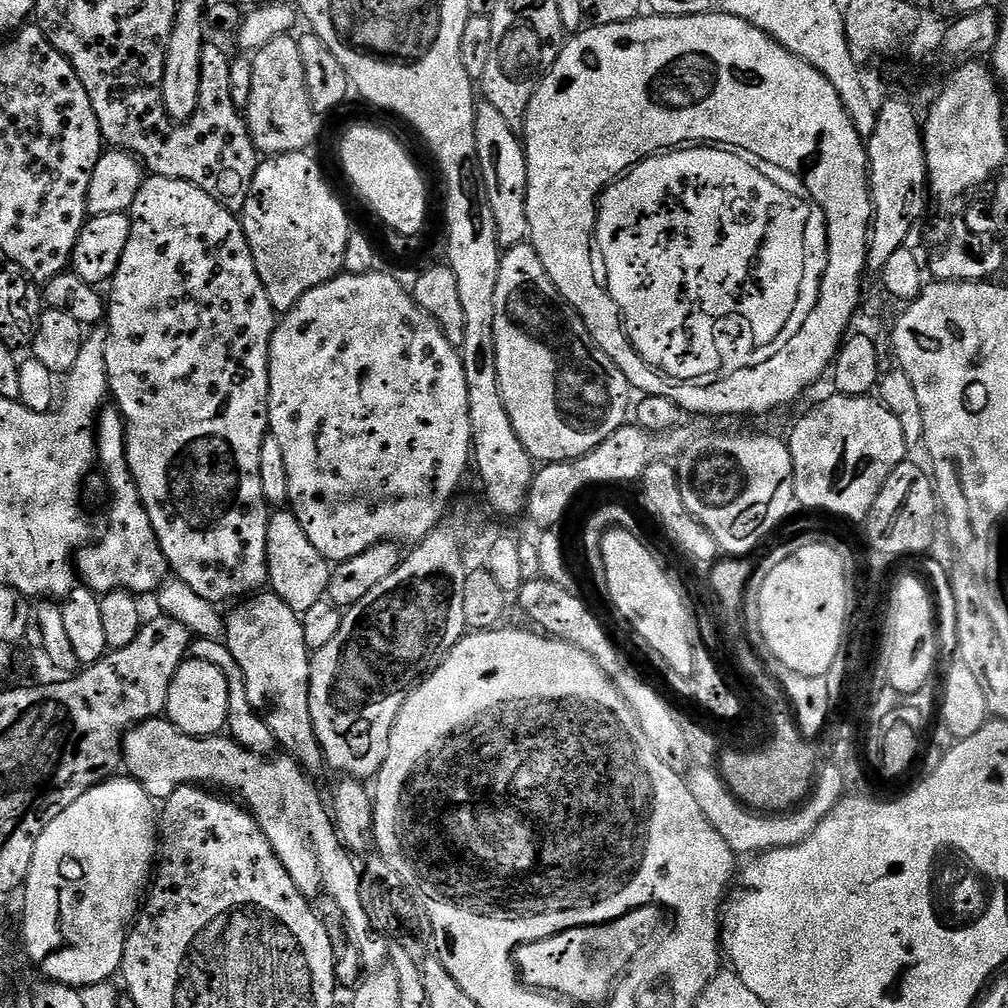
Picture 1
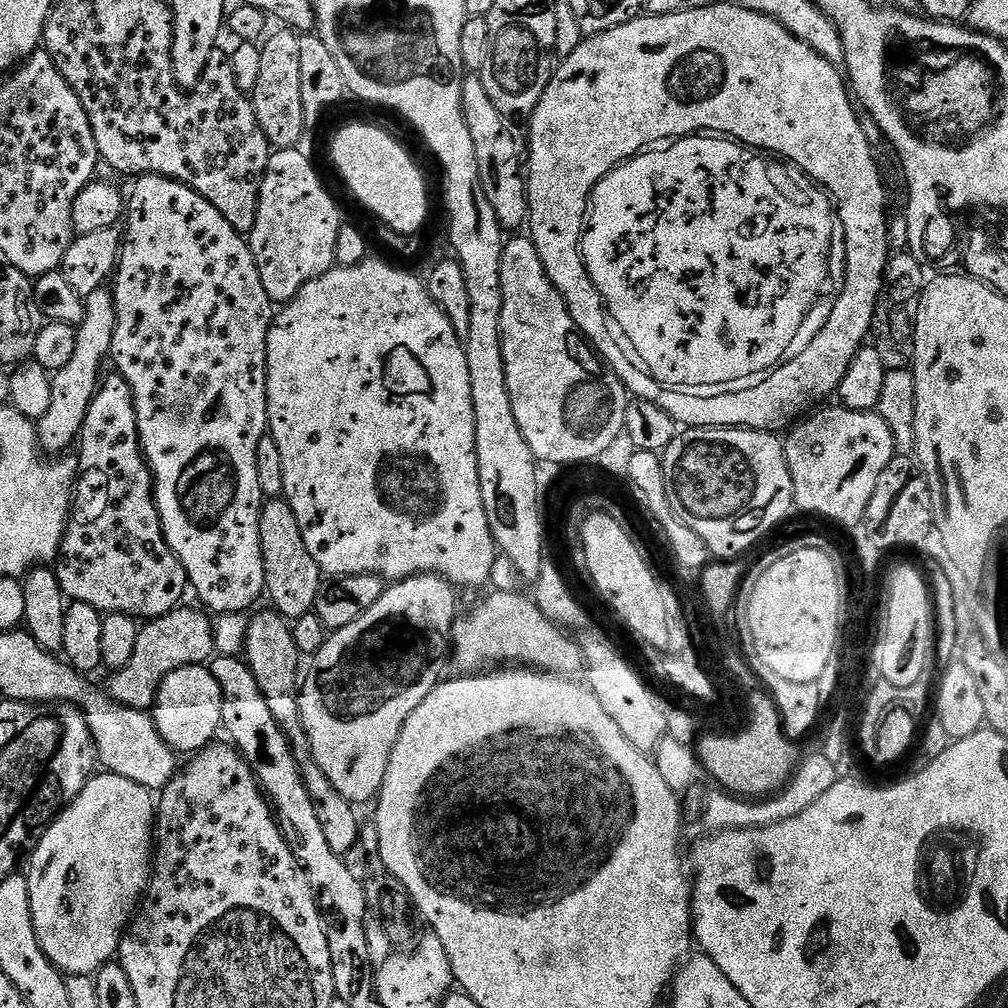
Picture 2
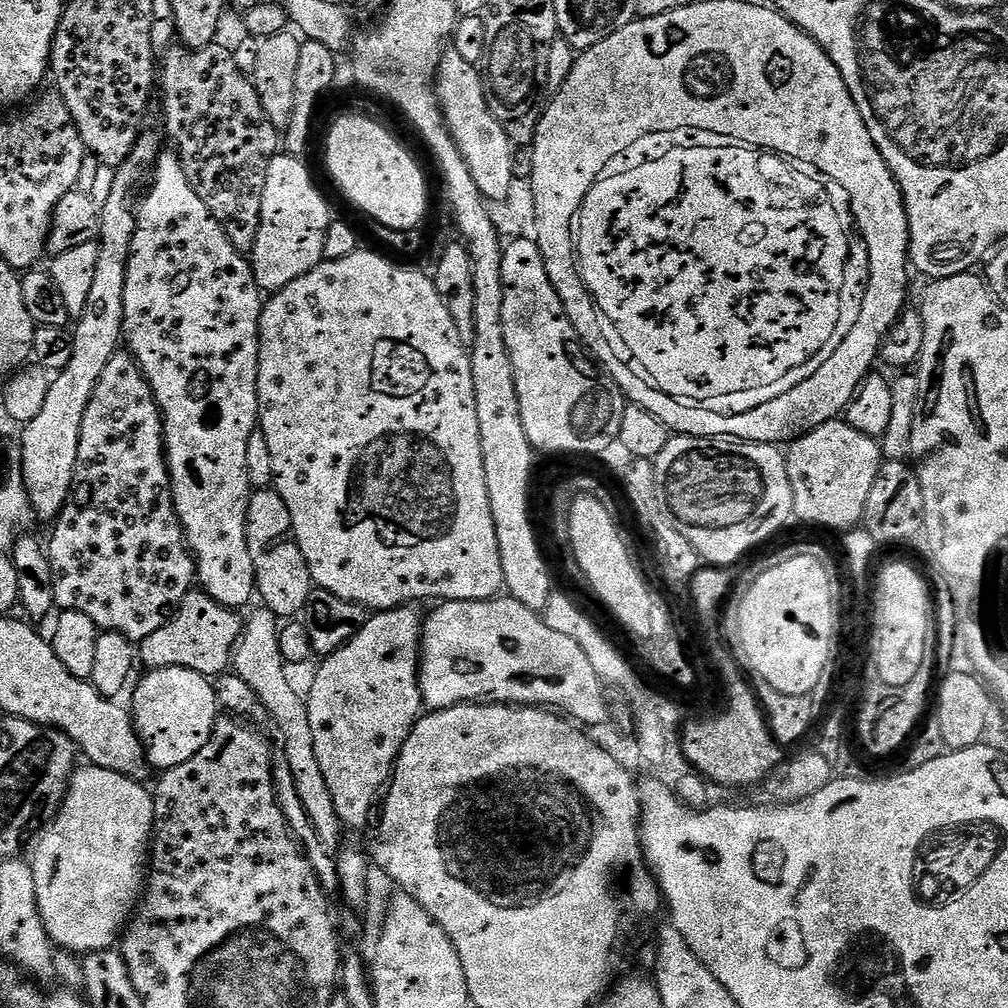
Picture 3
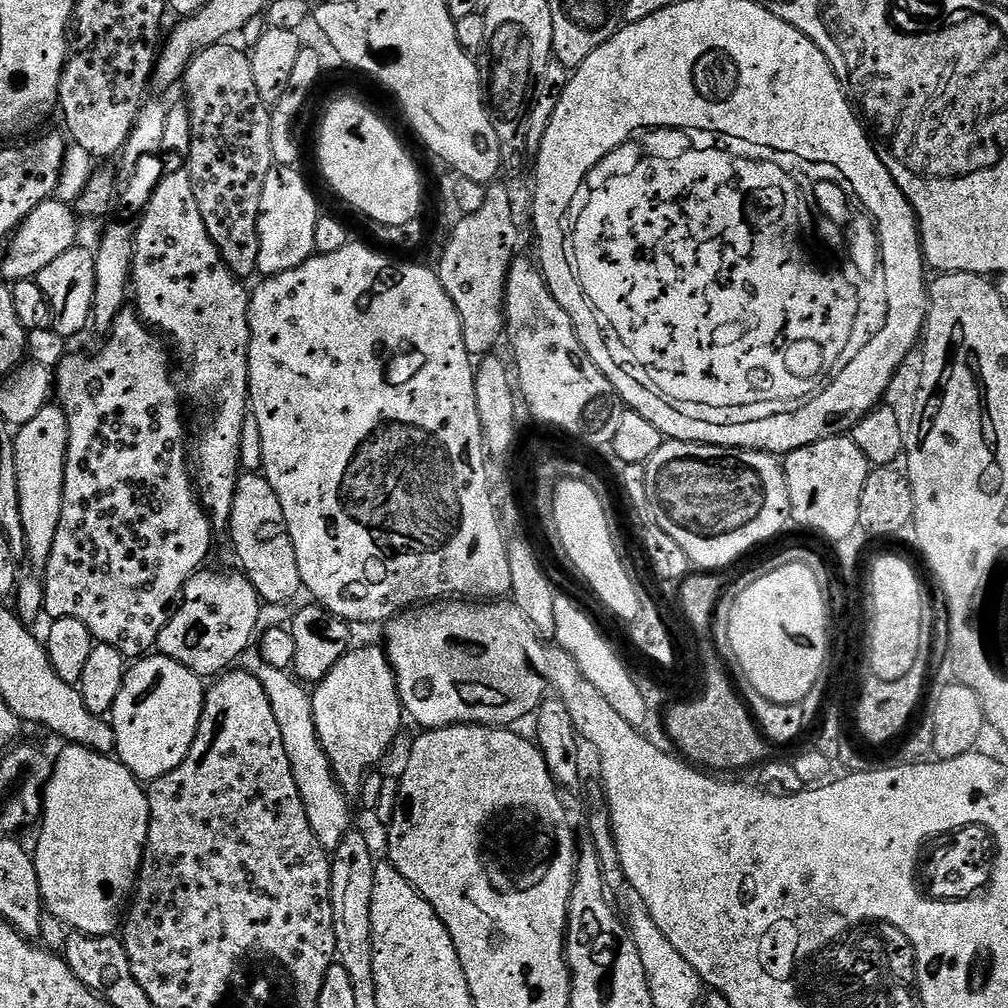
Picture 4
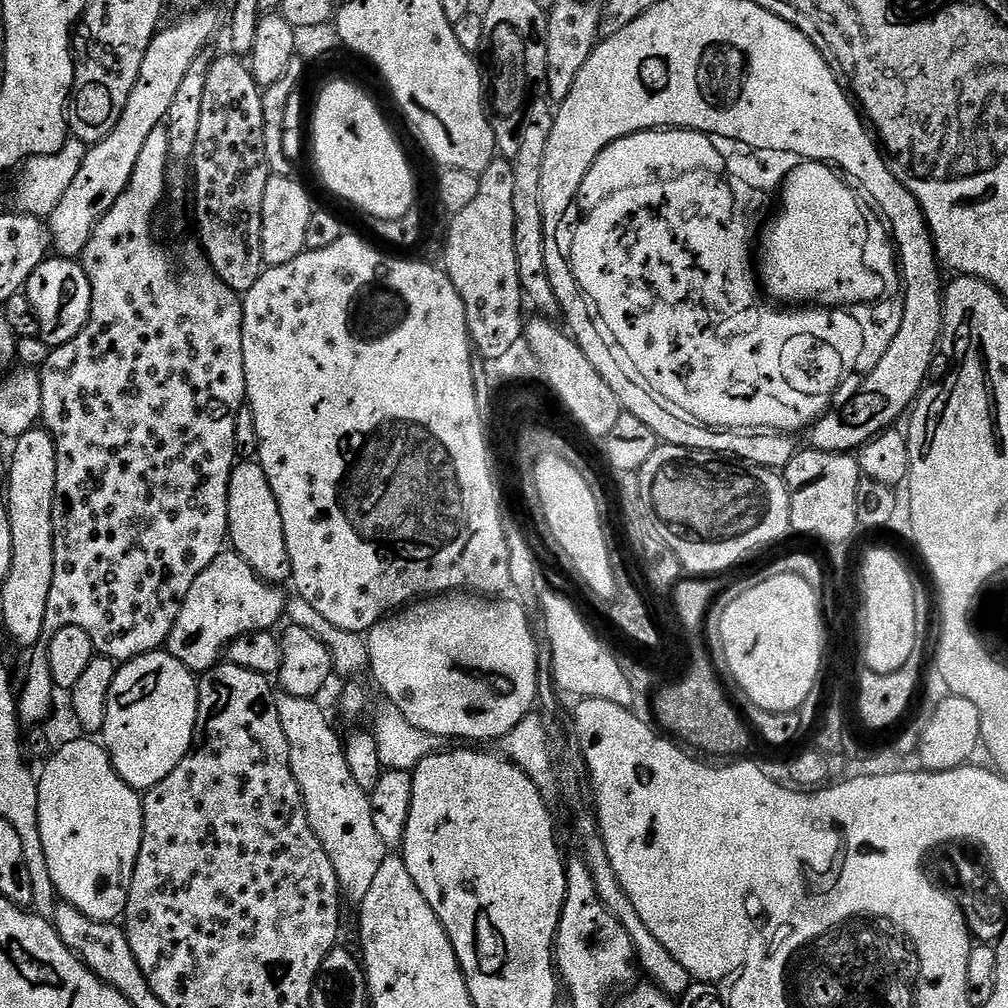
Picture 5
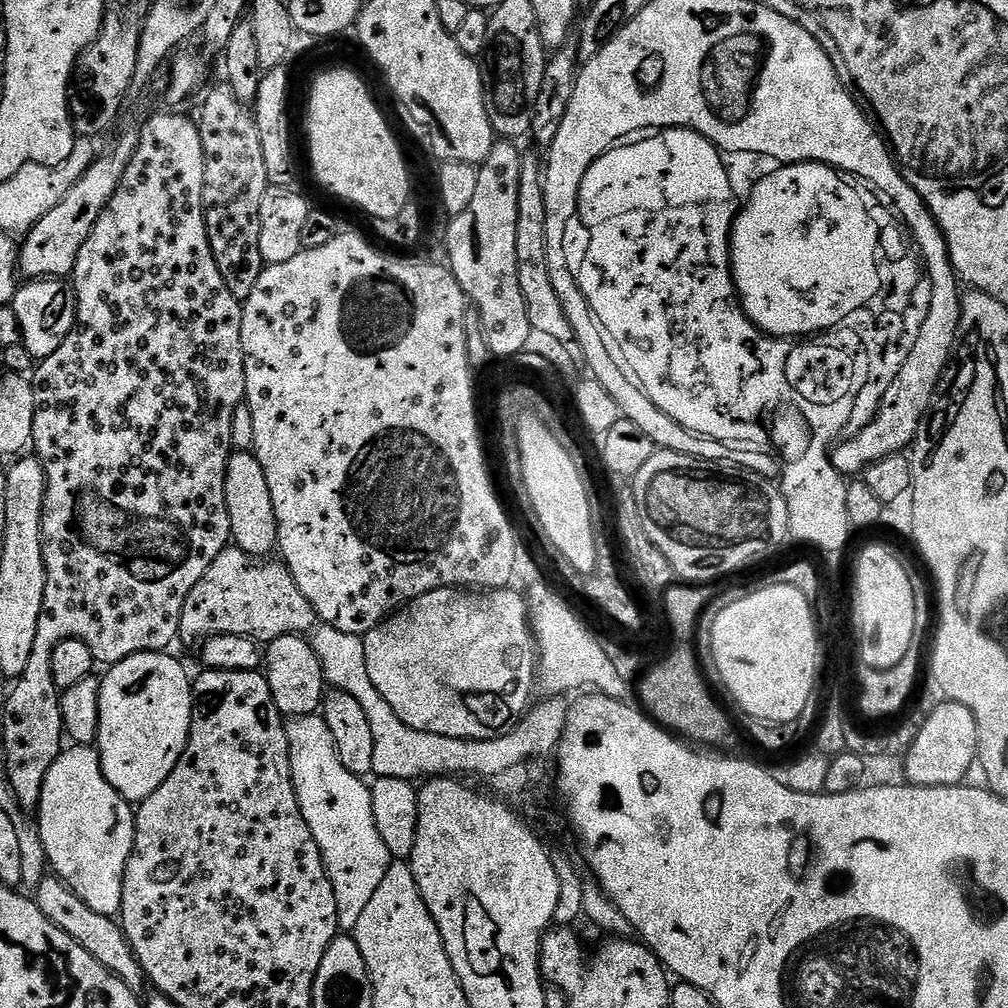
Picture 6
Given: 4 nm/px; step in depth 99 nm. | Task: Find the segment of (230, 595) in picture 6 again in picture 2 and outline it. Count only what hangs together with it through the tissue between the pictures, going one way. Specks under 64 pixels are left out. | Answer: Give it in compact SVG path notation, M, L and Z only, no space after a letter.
M199 607L196 608L175 608L170 614L149 620L141 627L138 643L134 646L134 658L130 658L126 666L115 669L113 676L116 677L106 684L107 691L117 704L125 704L127 708L151 709L156 703L156 689L172 671L191 664L204 666L212 660L216 651L212 620Z

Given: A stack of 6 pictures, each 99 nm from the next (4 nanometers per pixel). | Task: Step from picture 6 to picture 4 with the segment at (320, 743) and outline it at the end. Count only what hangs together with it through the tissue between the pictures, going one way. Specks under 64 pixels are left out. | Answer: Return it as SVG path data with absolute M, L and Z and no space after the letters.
M259 651L245 652L242 657L242 668L254 678L258 678L258 682L262 682L262 690L266 690L270 706L274 706L274 719L278 722L278 730L282 730L282 742L286 745L286 754L294 770L294 782L298 782L298 794L306 806L306 818L318 842L322 842L322 846L326 849L336 849L353 827L352 808L348 805L349 797L336 780L330 762L320 745L318 730L314 724L312 692L291 671L283 672L270 666Z

